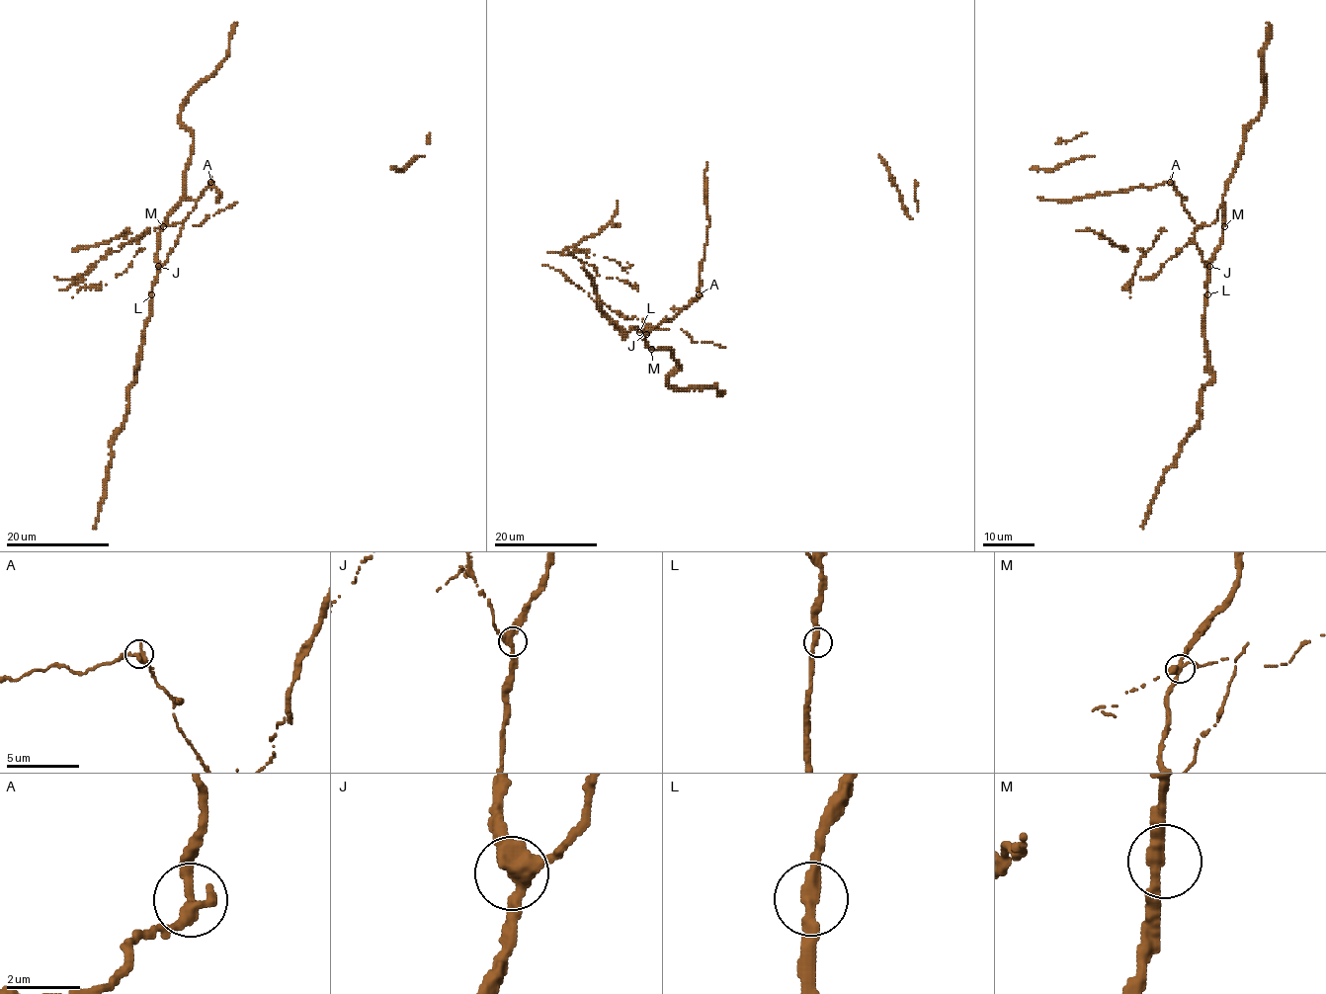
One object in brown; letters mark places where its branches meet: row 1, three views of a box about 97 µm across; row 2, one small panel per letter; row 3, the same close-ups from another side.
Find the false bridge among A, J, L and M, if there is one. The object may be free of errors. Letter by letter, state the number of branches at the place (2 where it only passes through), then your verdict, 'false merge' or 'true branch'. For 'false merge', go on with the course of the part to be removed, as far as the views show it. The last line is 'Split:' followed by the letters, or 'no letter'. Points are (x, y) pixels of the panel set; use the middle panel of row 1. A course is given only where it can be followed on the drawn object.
A: 3 | false merge
J: 3 | true branch
L: 2 | true branch
M: 2 | true branch
Split: A

